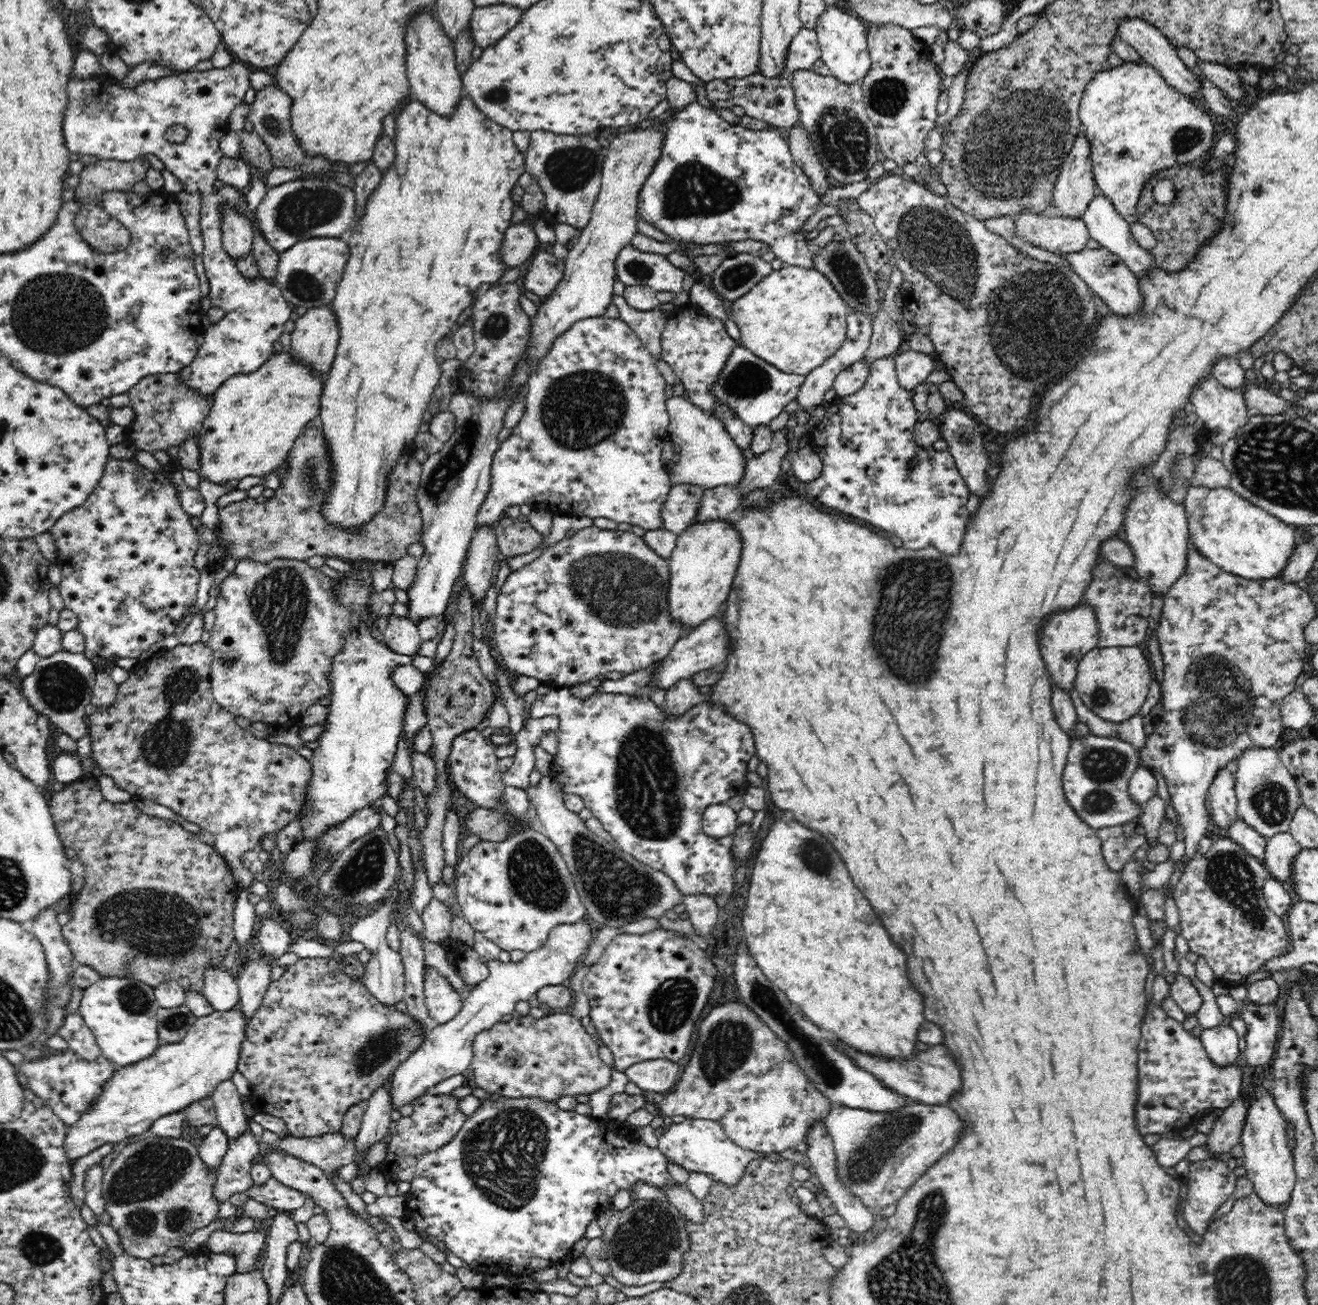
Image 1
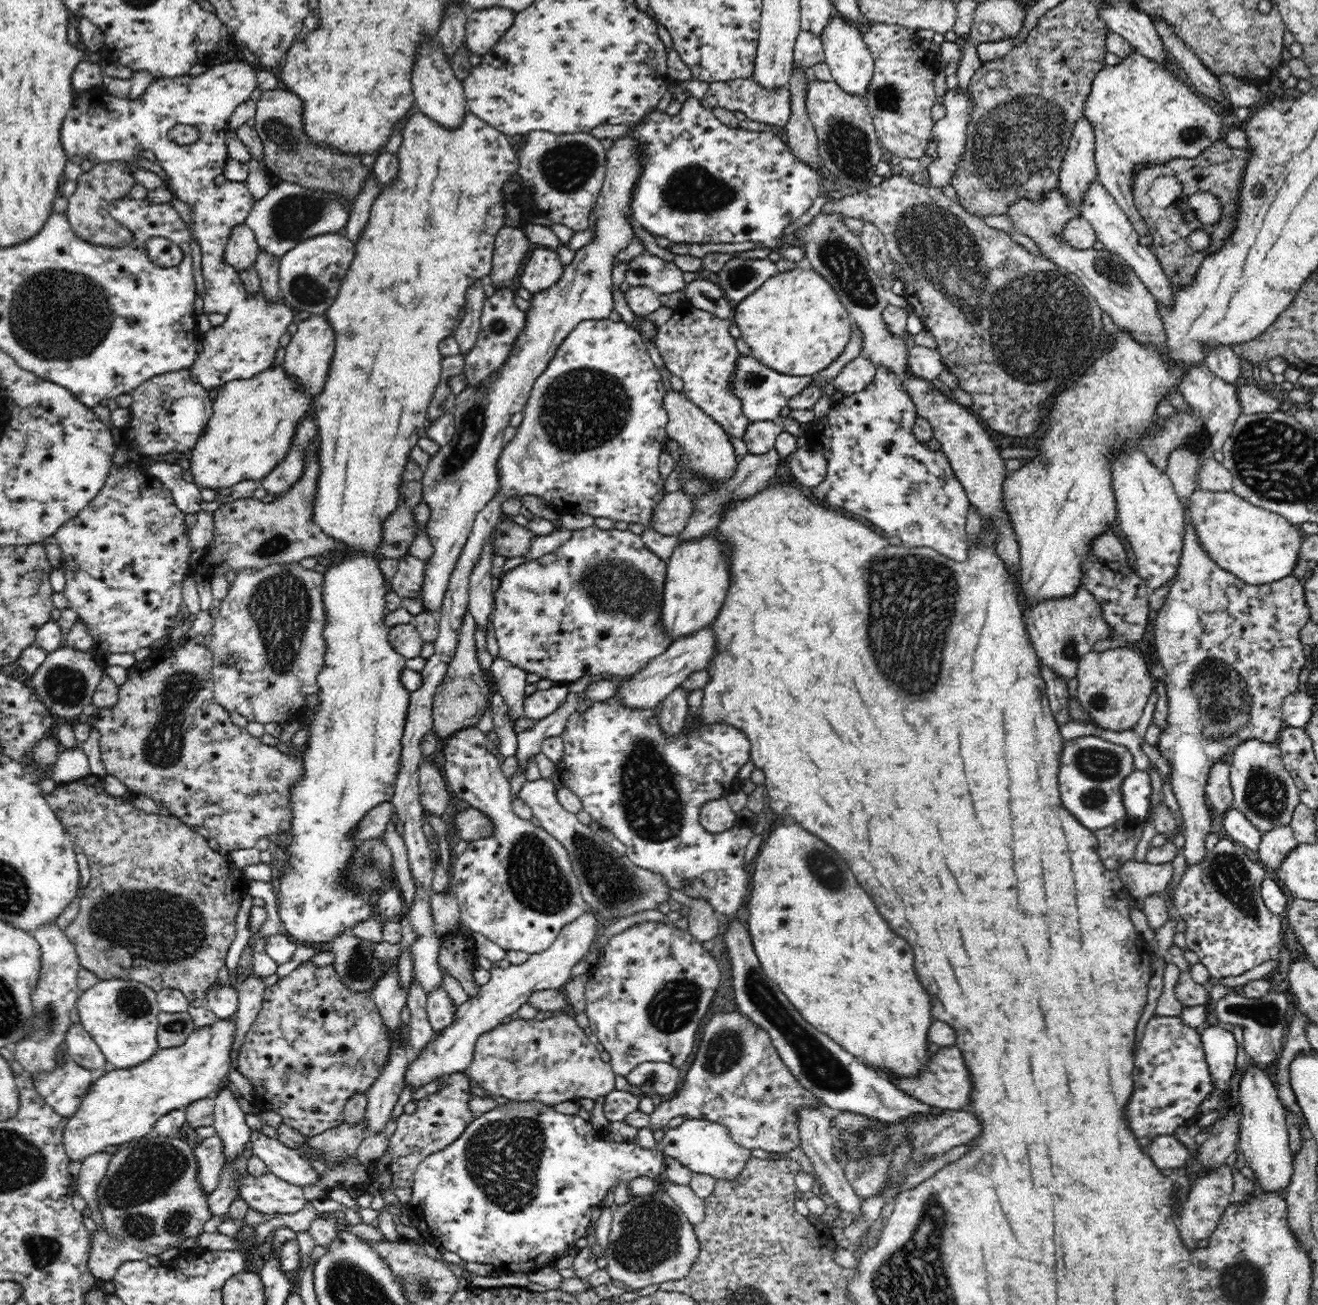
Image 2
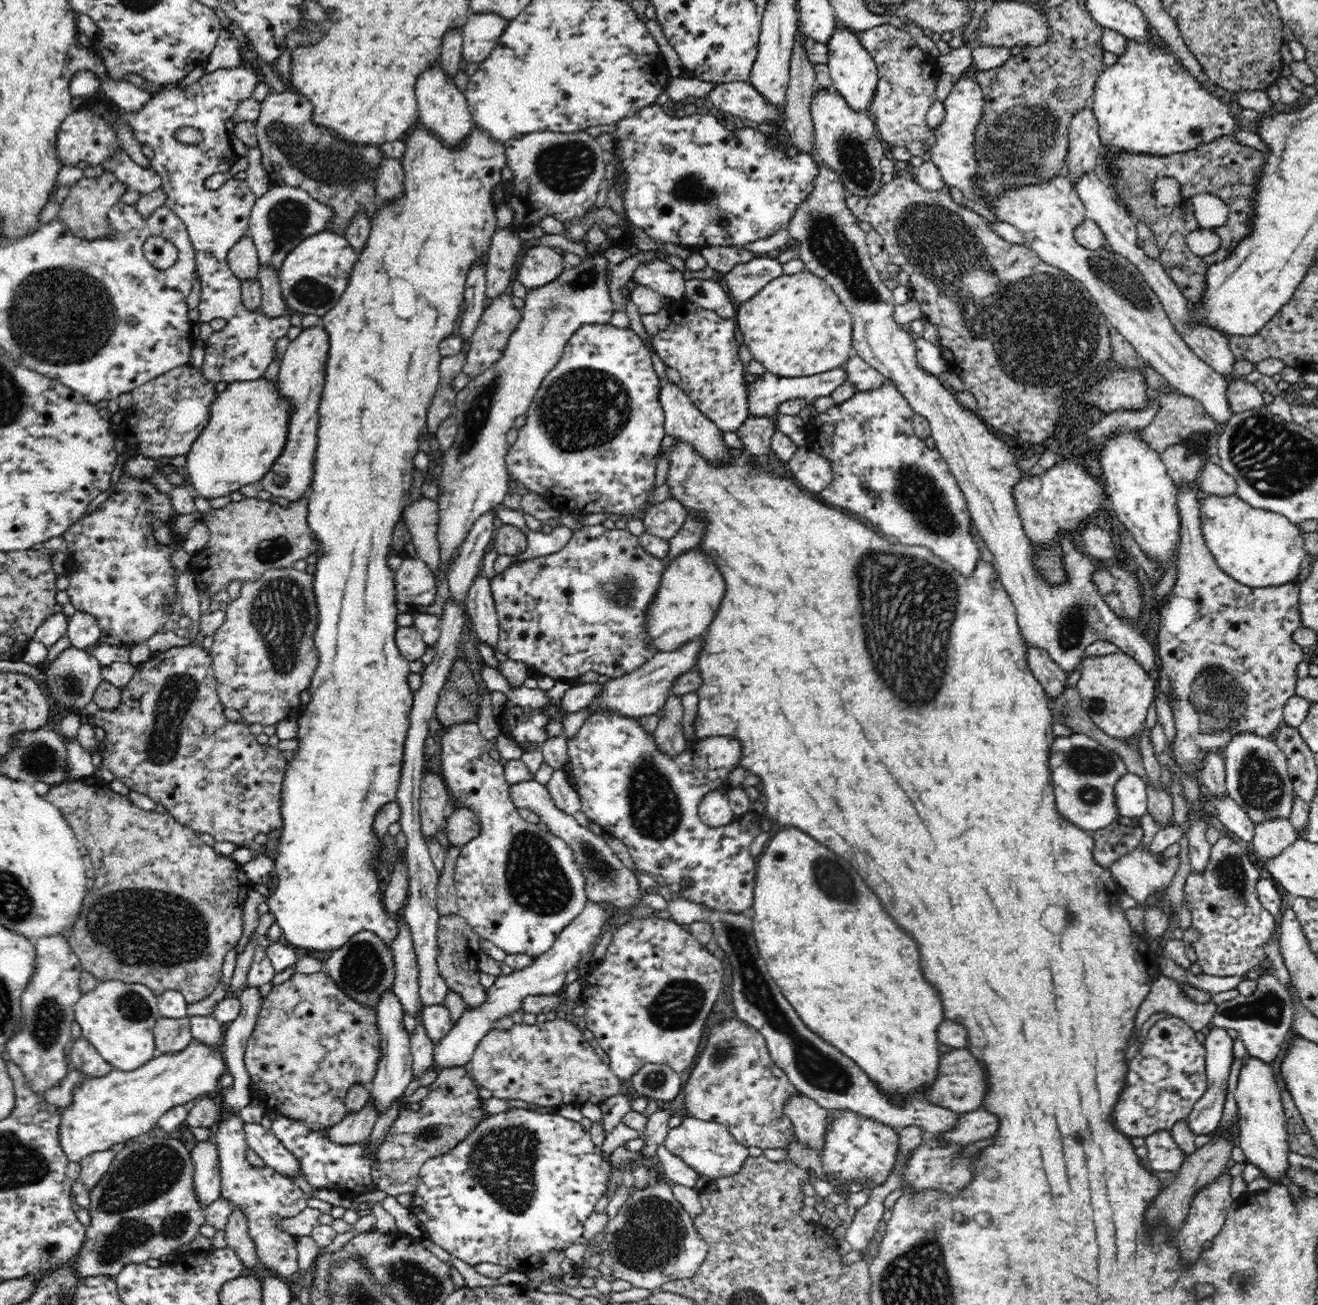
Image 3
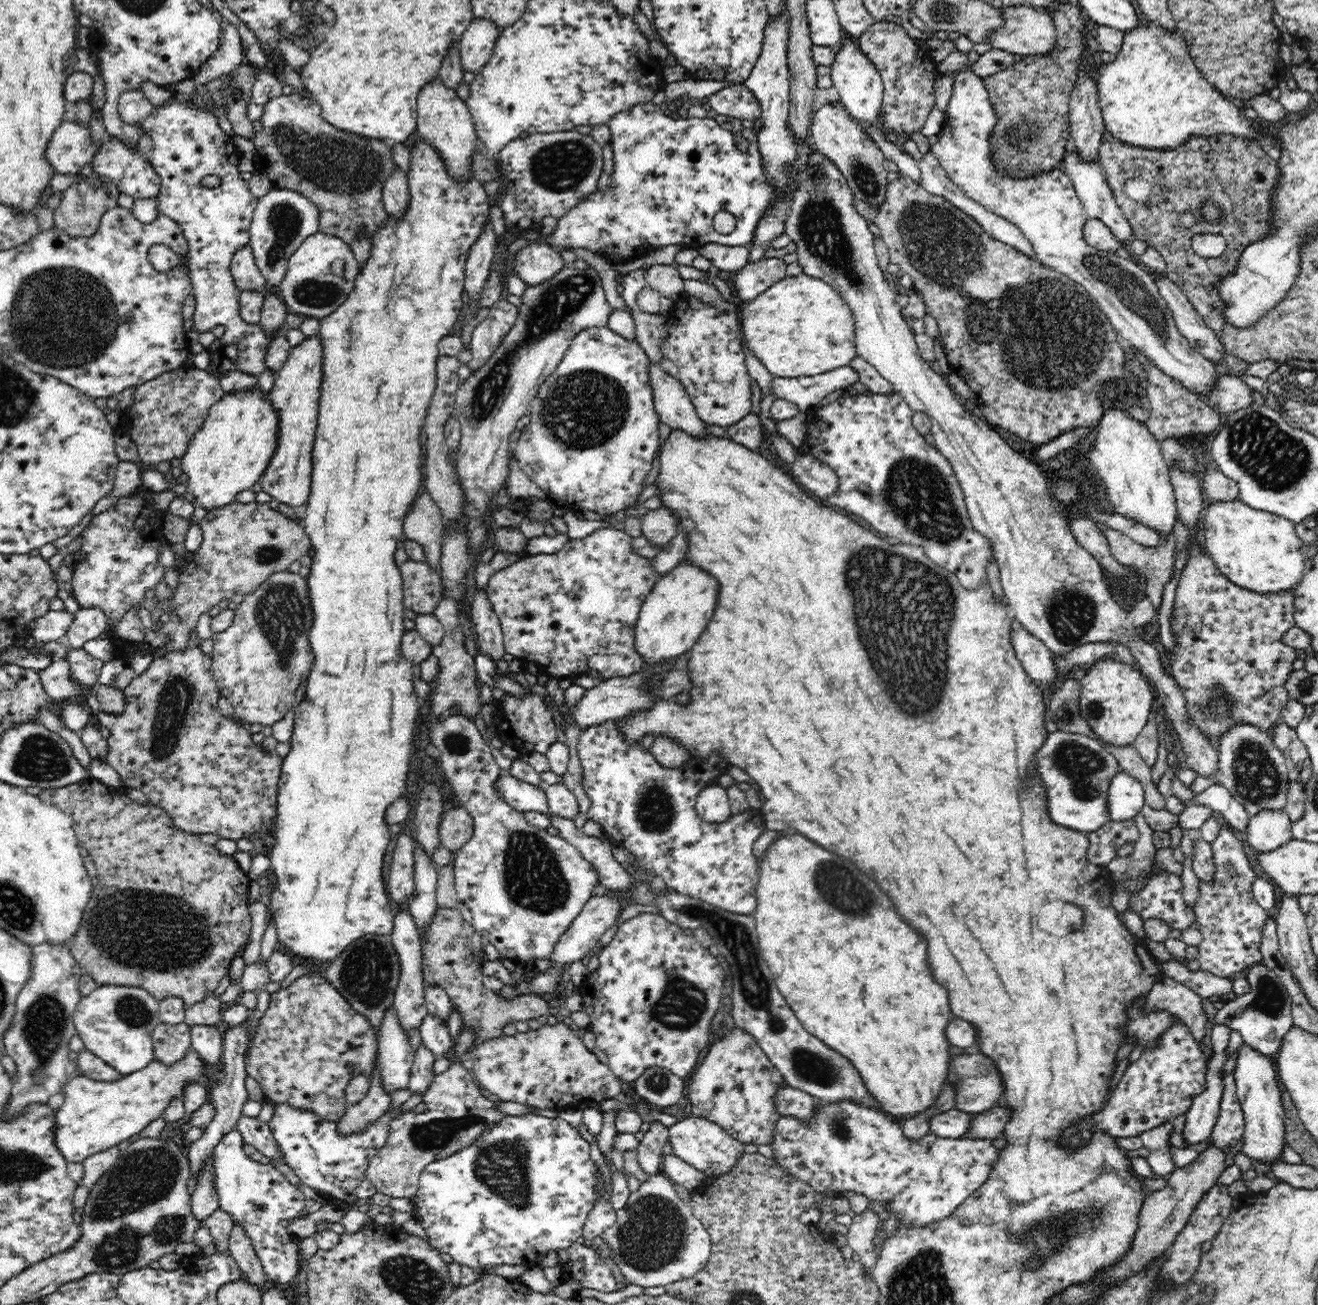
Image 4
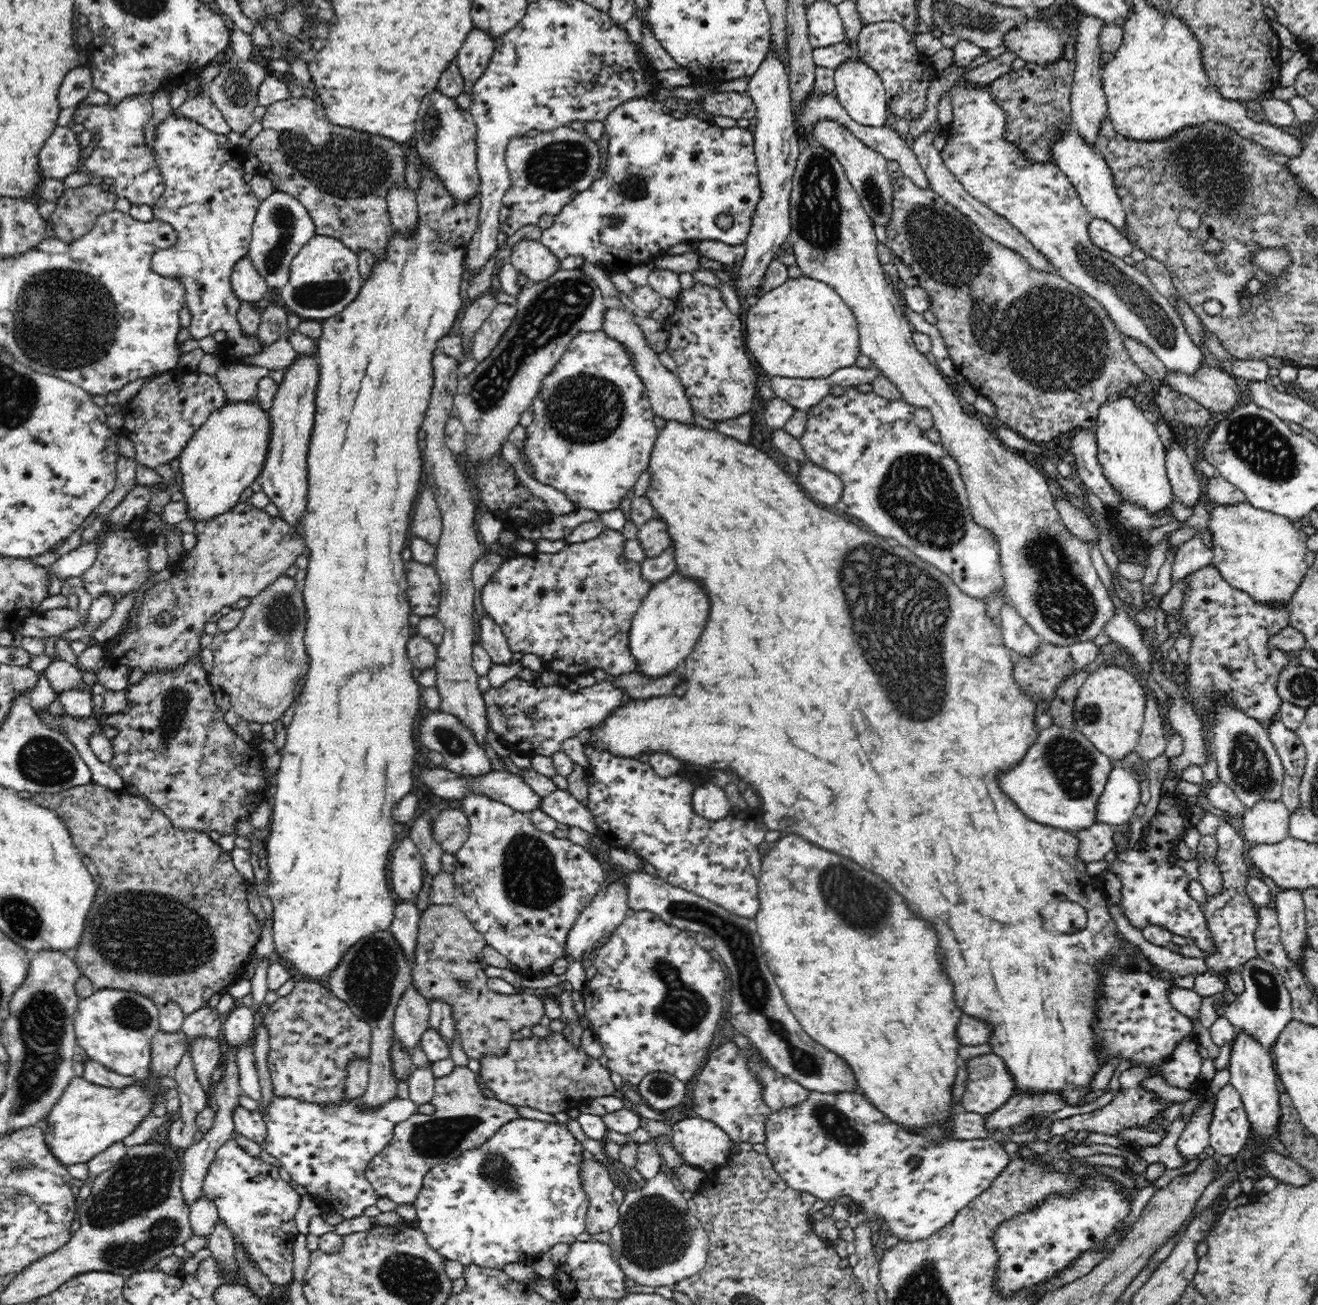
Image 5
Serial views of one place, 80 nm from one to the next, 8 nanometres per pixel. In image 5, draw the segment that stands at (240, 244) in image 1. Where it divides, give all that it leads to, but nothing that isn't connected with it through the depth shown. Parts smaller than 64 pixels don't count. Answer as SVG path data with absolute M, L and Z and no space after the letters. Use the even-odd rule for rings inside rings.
M244 257L234 265L230 279L232 292L240 302L252 303L264 299L267 295L268 283L254 268L248 257Z

